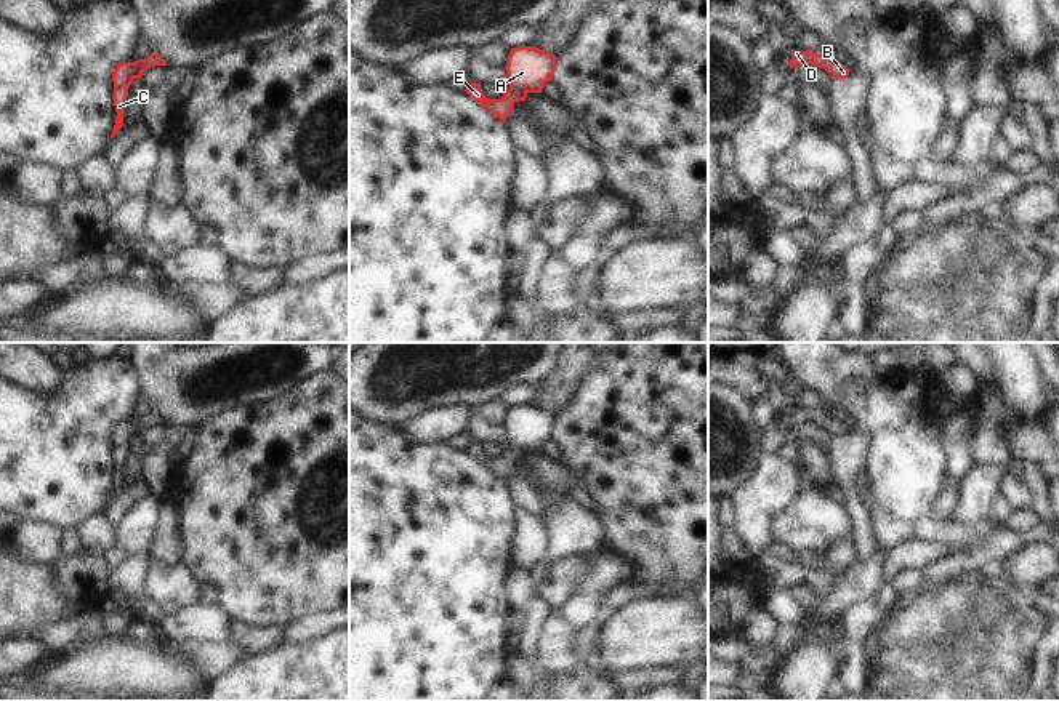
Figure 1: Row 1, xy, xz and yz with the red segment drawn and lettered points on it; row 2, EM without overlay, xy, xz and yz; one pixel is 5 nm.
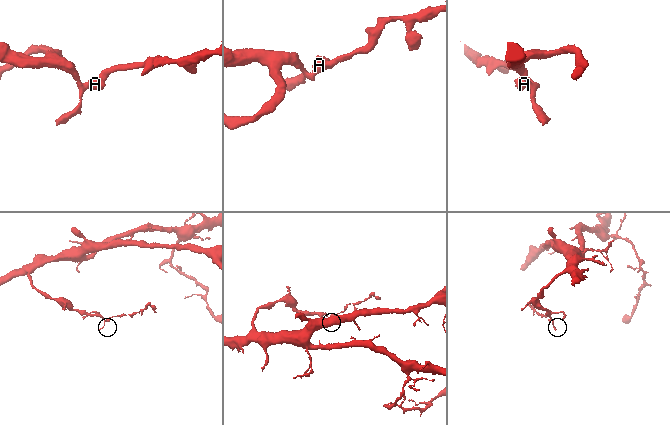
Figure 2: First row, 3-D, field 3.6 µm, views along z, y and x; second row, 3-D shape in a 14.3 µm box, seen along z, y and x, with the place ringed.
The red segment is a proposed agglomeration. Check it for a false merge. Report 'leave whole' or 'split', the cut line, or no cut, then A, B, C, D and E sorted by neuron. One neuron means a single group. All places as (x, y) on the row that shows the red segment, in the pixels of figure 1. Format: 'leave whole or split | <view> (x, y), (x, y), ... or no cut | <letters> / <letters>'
leave whole | no cut | A B C D E

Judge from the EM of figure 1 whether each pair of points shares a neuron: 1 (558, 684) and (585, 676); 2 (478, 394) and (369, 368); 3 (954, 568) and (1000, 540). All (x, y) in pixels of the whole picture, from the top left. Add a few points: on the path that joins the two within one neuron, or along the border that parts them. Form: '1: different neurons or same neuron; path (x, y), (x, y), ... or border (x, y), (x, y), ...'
1: same neuron; path (564, 684), (579, 682)
2: same neuron; path (447, 394), (402, 400), (393, 386)
3: same neuron; path (965, 564), (974, 564), (989, 551)

